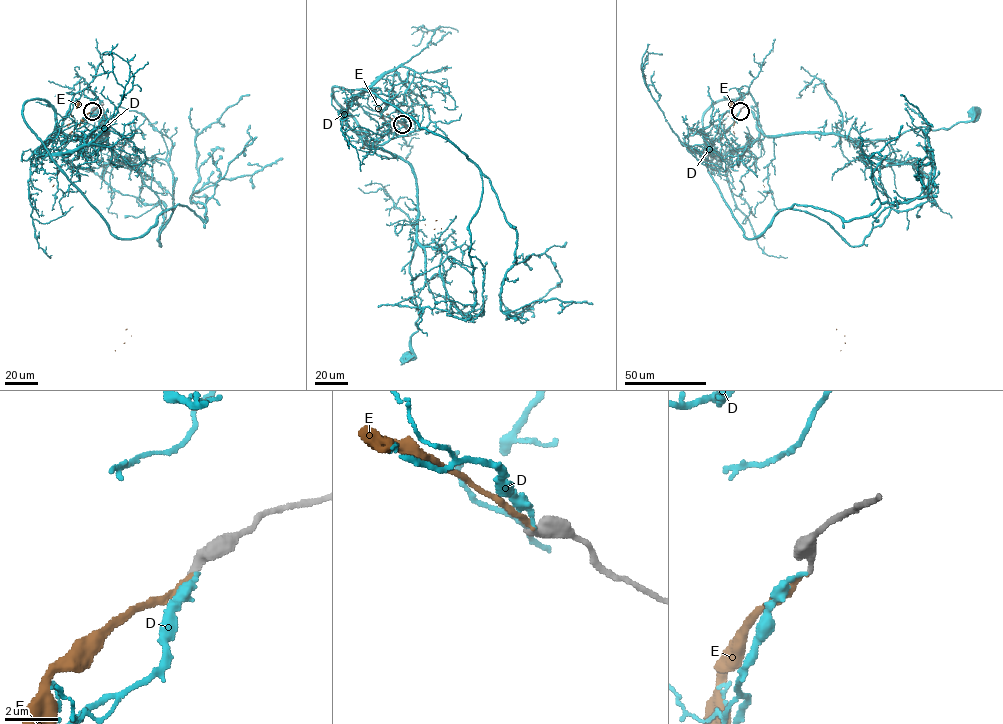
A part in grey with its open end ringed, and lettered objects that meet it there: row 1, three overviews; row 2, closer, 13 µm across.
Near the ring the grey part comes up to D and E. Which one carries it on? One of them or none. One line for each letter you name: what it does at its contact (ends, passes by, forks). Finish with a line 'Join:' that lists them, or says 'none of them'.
E: it ends
Join: E

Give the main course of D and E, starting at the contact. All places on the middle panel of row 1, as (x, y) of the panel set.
D: (402, 124), (358, 104), (346, 113), (367, 146), (401, 157), (415, 179), (410, 273), (419, 319), (406, 357)
E: (402, 124), (389, 117), (379, 117), (362, 148), (425, 224)

